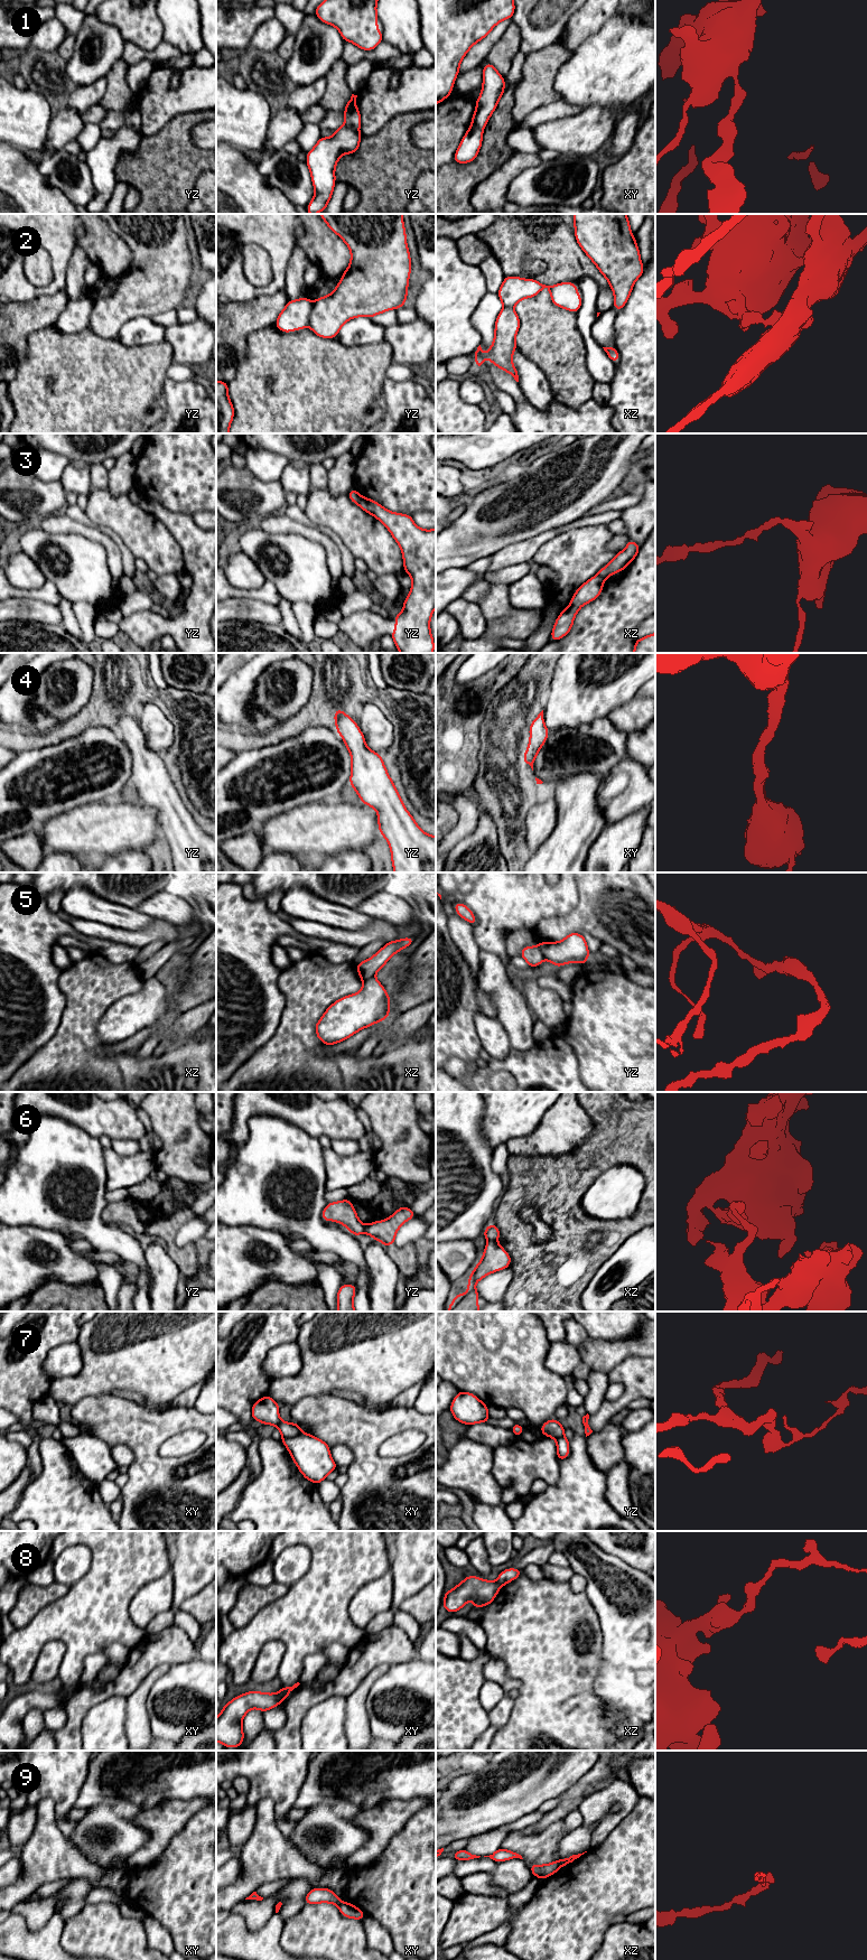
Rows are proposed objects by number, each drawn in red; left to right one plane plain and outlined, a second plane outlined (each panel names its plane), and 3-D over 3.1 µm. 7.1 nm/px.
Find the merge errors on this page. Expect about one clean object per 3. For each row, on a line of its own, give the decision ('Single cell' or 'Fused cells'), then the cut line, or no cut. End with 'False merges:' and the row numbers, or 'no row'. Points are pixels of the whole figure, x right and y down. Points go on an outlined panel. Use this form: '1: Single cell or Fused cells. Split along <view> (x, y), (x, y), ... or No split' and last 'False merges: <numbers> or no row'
1: Fused cells. Split along yz (344, 124), (357, 131)
2: Single cell. No split
3: Fused cells. Split along yz (360, 495), (357, 503)
4: Single cell. No split
5: Fused cells. Split along yz (538, 945), (544, 958)
6: Single cell. No split
7: Fused cells. Split along xy (301, 1433), (282, 1438)
8: Fused cells. Split along xy (277, 1694), (281, 1701)
9: Fused cells. Split along xz (558, 1860), (561, 1866)
False merges: 1, 3, 5, 7, 8, 9

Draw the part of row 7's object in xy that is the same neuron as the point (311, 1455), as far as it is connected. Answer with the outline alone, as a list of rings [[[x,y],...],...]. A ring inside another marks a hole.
[[[301,1432],[292,1438],[282,1438],[281,1441],[304,1477],[314,1484],[319,1484],[330,1472],[337,1469],[329,1445],[317,1437]]]

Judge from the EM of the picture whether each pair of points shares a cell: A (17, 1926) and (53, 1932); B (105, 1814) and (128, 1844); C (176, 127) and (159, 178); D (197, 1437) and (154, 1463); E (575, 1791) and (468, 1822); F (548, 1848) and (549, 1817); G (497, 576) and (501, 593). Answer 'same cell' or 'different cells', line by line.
A: same cell
B: same cell
C: same cell
D: different cells
E: different cells
F: different cells
G: different cells

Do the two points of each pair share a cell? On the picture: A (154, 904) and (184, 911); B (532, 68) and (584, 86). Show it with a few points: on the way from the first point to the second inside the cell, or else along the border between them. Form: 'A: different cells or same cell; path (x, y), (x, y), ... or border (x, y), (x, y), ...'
A: same cell; path (161, 906), (176, 911)
B: different cells; border (571, 56), (562, 64), (556, 76), (556, 91)

